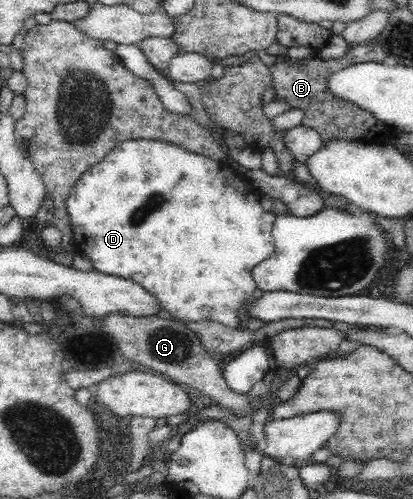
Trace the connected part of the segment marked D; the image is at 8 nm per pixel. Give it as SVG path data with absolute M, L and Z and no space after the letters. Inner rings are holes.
M133 139L114 147L99 163L84 171L81 177L77 178L66 199L65 209L69 214L69 223L72 224L72 245L75 245L76 251L91 260L95 270L107 275L131 279L135 283L141 284L143 290L151 294L153 298L157 298L161 308L180 322L215 321L231 329L243 329L245 317L242 315L242 307L253 300L254 291L258 289L252 276L253 268L258 263L265 261L275 249L271 233L276 216L261 208L262 196L249 179L231 168L229 161L211 159L187 151L174 143L153 139Z

